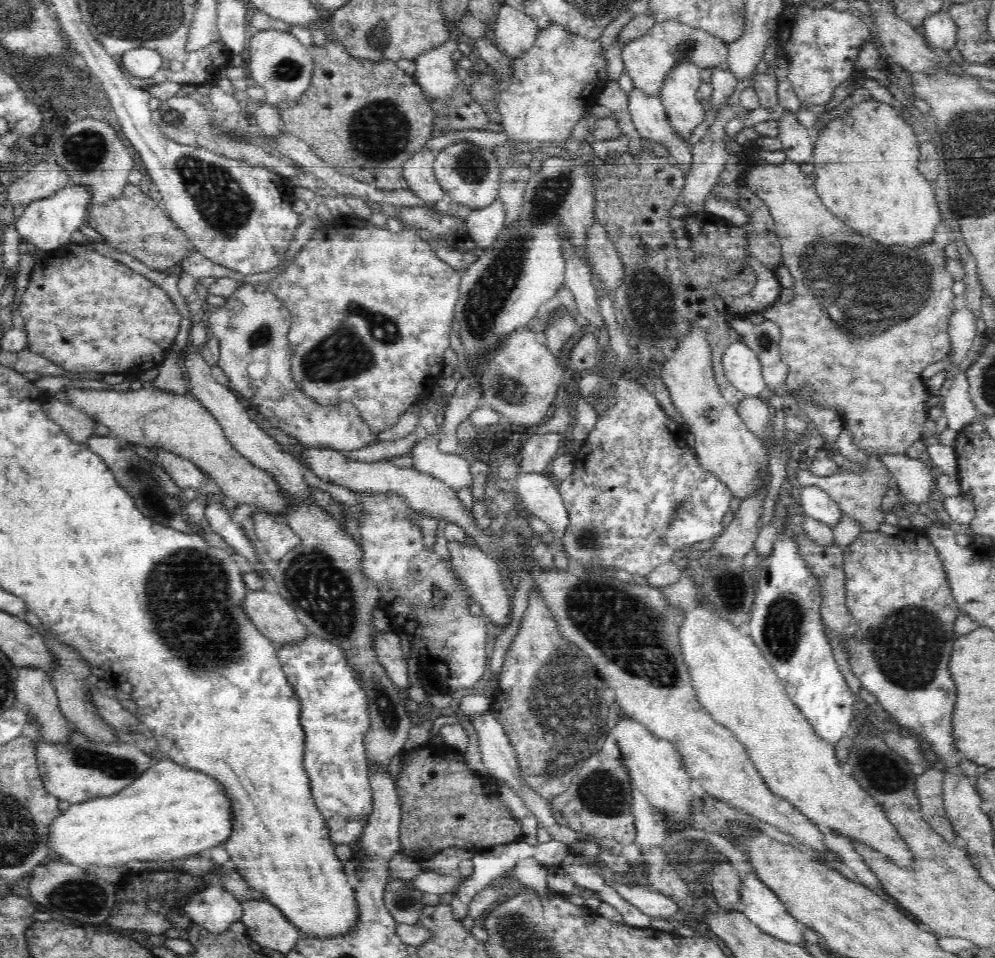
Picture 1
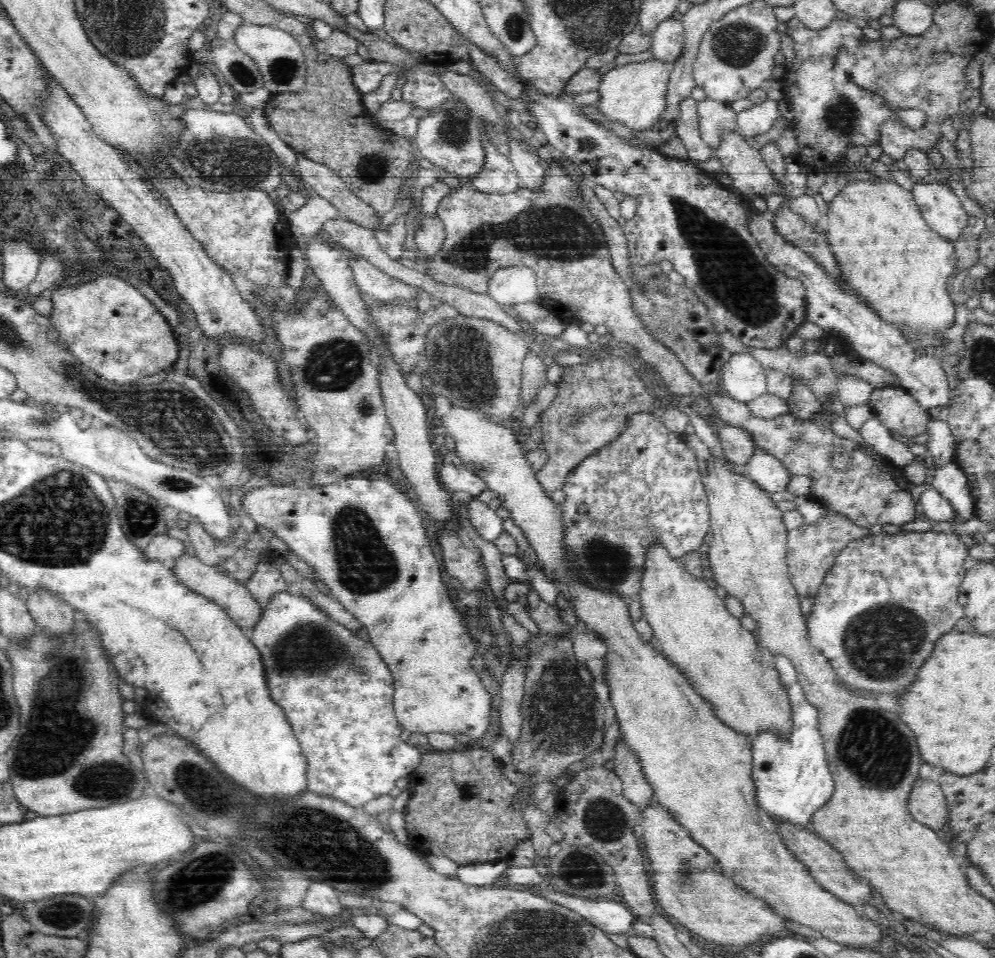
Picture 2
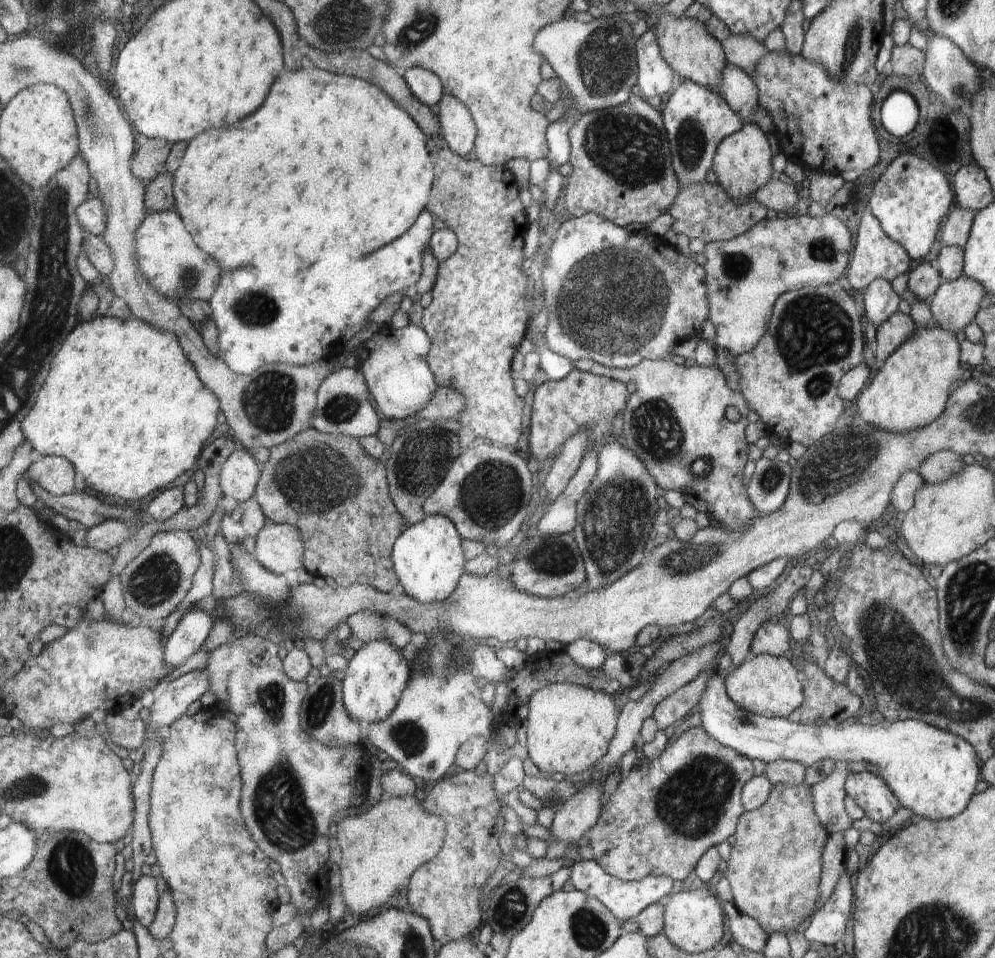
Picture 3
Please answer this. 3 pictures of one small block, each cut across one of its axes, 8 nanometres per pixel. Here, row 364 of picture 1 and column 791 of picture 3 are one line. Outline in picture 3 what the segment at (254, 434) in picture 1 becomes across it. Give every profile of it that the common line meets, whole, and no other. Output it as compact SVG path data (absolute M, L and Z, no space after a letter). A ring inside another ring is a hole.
M777 176L774 182L757 190L756 200L767 209L788 212L797 206L800 198L793 183L786 183Z

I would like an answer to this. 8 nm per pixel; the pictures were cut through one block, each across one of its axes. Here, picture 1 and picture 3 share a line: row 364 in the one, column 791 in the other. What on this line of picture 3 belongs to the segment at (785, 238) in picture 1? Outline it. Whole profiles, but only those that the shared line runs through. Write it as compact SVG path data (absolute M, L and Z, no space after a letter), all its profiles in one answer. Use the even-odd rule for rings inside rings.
M774 785L769 800L760 808L746 811L740 818L736 842L732 846L732 854L723 874L728 879L733 894L735 907L748 916L754 917L769 937L773 932L786 934L796 928L802 921L810 918L817 905L821 884L821 866L824 860L824 848L829 833L818 822L813 809L809 786Z

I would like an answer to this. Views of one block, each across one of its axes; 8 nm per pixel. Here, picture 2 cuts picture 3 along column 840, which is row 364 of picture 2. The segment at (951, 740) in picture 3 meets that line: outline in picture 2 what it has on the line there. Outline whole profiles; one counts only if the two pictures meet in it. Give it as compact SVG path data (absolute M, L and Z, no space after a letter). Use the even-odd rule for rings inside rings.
M733 354L722 367L719 387L737 402L750 403L768 393L768 371L750 354Z

